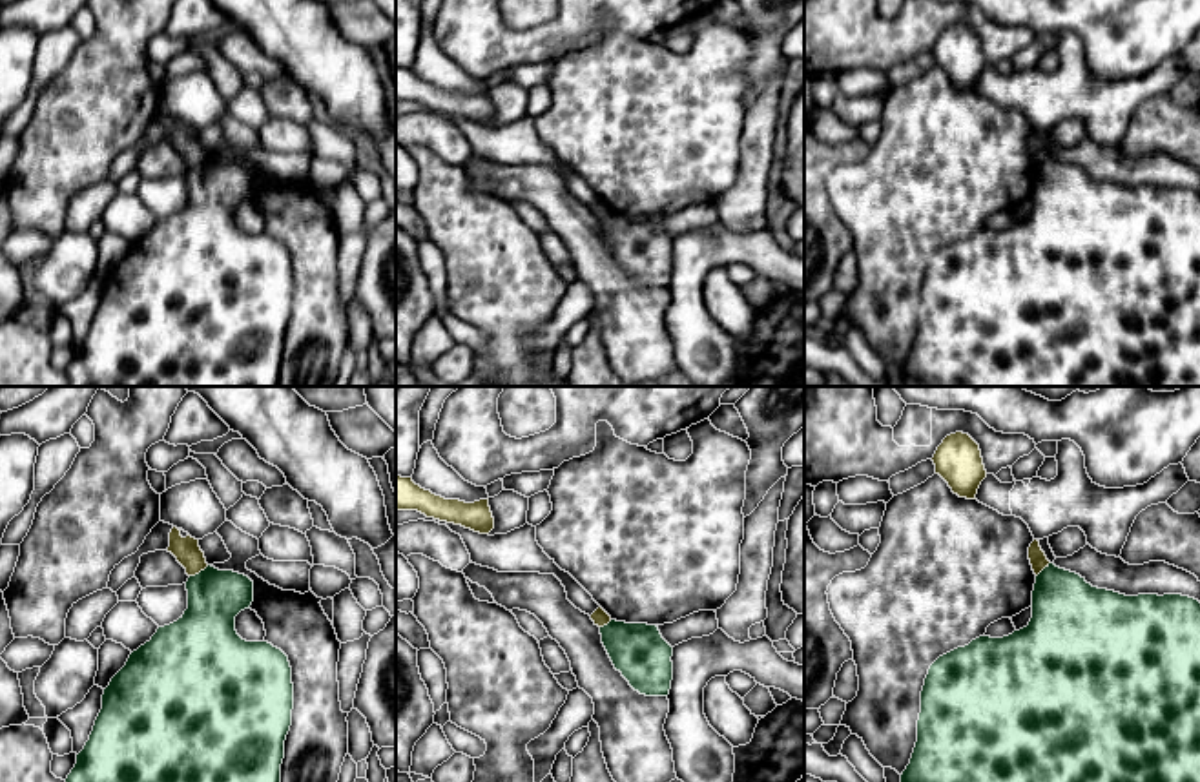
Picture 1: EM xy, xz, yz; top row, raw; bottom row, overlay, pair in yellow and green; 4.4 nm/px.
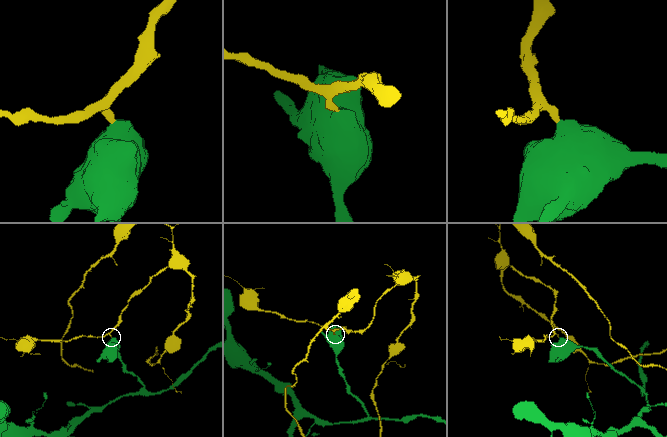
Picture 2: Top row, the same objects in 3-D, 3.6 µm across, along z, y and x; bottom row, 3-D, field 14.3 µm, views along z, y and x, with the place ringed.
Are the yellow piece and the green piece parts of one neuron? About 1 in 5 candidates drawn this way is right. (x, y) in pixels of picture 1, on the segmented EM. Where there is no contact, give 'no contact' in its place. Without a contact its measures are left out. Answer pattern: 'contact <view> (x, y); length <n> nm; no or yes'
contact xy (199, 571); length 100 nm; no

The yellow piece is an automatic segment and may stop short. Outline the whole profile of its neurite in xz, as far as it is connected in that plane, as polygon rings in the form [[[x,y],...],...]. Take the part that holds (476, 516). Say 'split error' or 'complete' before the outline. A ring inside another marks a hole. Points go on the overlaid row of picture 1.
complete; [[[396,476],[396,510],[418,510],[427,518],[461,525],[480,534],[494,529],[489,498],[474,503],[445,499],[416,485],[412,478]]]

